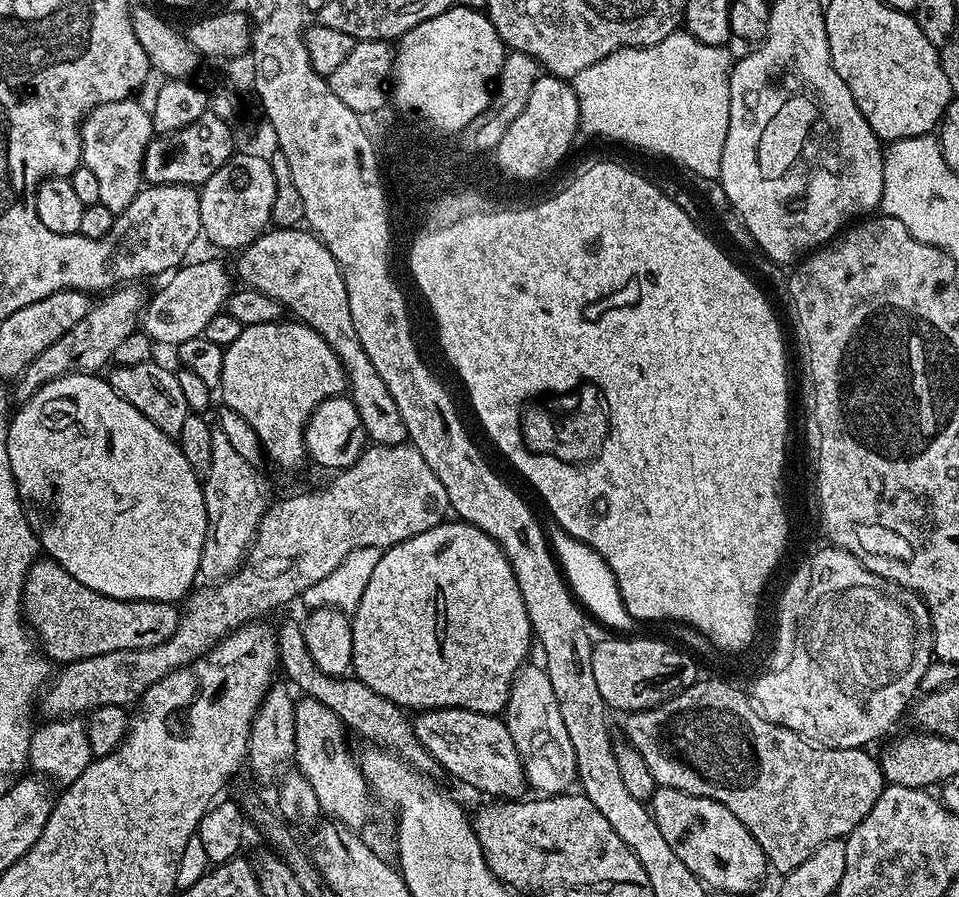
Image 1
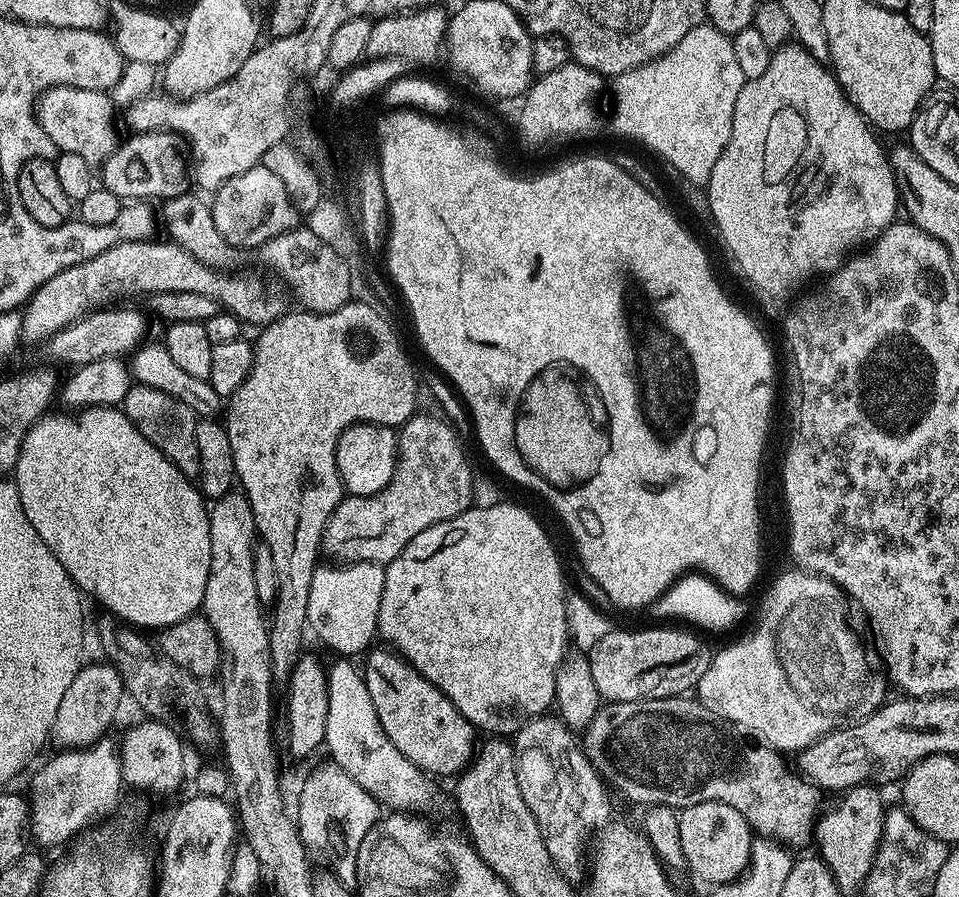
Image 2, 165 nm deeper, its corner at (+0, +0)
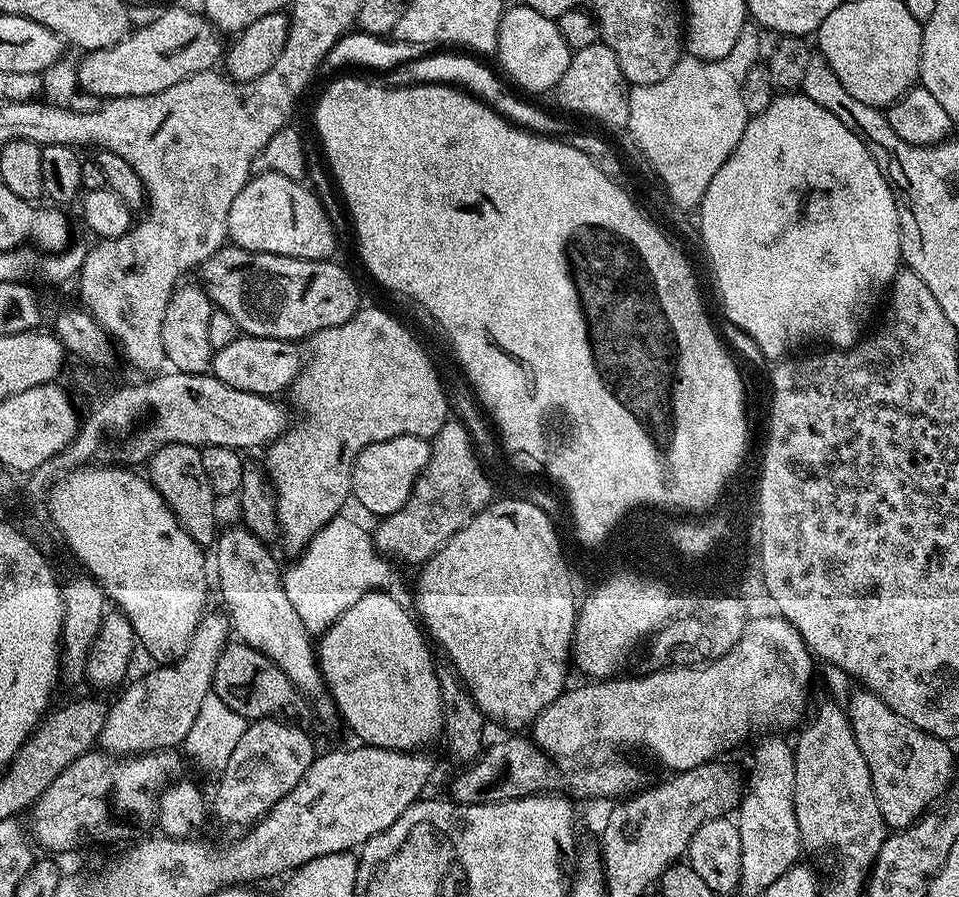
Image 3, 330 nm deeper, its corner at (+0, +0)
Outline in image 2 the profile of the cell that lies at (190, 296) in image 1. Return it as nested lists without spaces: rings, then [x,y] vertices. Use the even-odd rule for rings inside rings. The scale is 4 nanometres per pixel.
[[[104,306],[93,310],[87,316],[80,317],[69,324],[61,332],[55,332],[46,341],[48,352],[54,359],[71,366],[89,364],[106,356],[131,353],[144,339],[144,331],[148,324],[144,316],[136,308],[116,308],[120,306]]]

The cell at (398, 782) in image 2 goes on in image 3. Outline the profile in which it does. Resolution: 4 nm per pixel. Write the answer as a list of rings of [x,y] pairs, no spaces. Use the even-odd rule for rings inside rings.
[[[243,526],[228,528],[215,537],[214,580],[220,583],[220,596],[224,599],[232,622],[232,631],[243,643],[266,654],[290,678],[297,692],[316,707],[320,720],[336,720],[336,703],[329,695],[320,672],[318,648],[313,633],[302,626],[298,610],[294,610],[284,589],[282,564],[272,557],[272,548],[263,544],[253,532]]]

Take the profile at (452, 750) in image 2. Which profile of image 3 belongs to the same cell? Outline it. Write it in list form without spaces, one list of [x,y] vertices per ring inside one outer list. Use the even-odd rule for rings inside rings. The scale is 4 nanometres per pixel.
[[[377,590],[364,596],[323,632],[318,640],[320,672],[324,675],[329,695],[336,703],[339,719],[348,723],[349,730],[360,739],[357,741],[373,748],[415,752],[427,749],[424,747],[436,735],[441,735],[444,711],[440,683],[436,677],[436,664],[432,660],[433,649],[421,625],[414,619],[413,613],[408,613],[390,593],[388,590]]]

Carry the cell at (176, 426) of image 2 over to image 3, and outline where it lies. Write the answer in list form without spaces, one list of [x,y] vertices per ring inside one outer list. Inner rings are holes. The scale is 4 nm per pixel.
[[[168,443],[160,447],[146,464],[147,476],[167,502],[168,508],[180,520],[181,526],[201,546],[215,543],[218,532],[216,528],[216,495],[210,480],[203,469],[199,448],[186,443]]]

